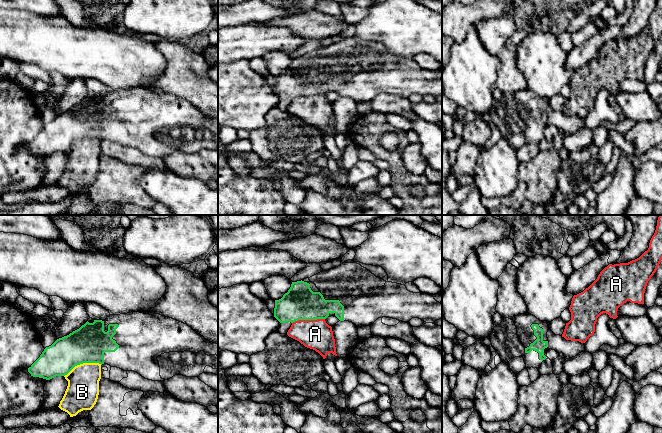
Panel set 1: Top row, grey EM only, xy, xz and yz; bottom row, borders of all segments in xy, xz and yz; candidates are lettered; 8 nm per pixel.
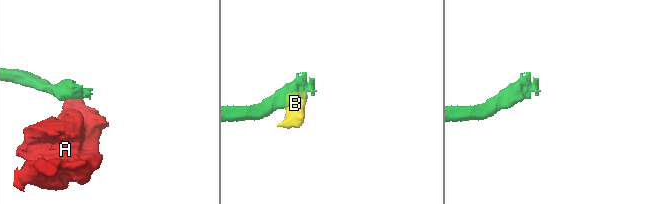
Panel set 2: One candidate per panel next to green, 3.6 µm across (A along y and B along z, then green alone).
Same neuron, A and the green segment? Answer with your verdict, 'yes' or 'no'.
no

